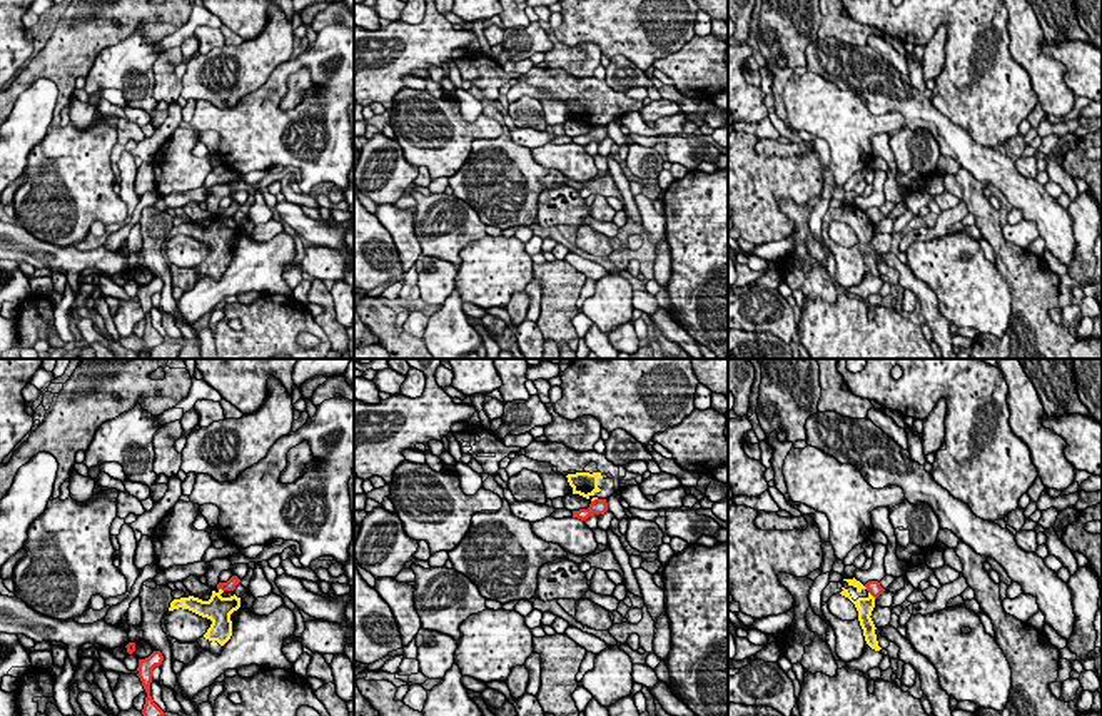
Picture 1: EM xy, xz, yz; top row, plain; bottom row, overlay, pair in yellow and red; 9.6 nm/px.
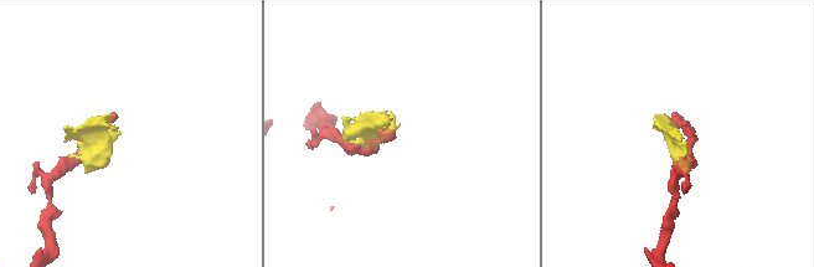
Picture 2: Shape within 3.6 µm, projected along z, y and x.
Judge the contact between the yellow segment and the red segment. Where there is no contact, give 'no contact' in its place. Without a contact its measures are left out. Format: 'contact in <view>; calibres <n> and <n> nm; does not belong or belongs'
contact in yz; calibres 160 and 140 nm; does not belong

